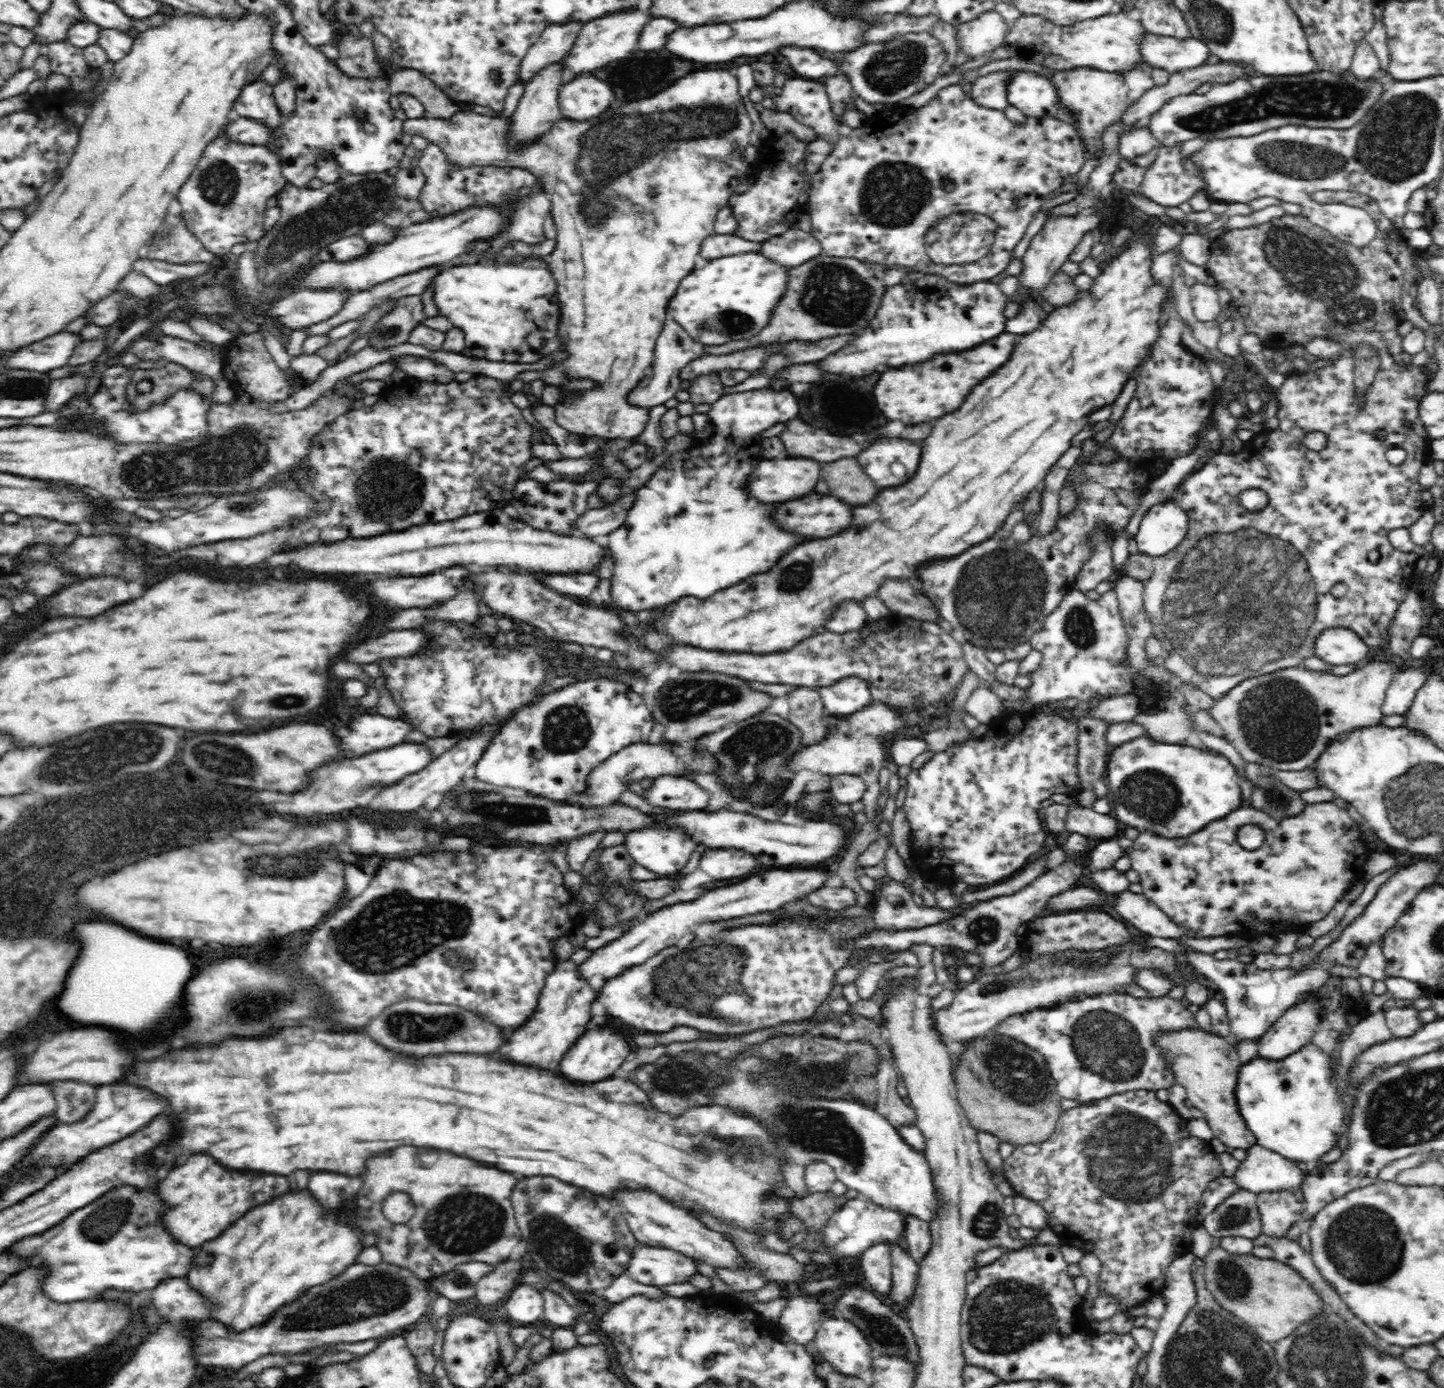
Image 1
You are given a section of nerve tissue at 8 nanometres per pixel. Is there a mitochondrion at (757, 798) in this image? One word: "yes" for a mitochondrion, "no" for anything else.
no

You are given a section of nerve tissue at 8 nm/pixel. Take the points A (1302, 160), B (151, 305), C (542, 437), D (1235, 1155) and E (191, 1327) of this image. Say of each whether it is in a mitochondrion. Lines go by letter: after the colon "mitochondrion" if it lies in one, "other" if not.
A: mitochondrion
B: other
C: other
D: other
E: other

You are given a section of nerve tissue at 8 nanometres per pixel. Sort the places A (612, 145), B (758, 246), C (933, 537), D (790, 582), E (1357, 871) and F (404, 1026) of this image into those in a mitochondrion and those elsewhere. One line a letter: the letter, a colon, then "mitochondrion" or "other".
A: mitochondrion
B: other
C: other
D: mitochondrion
E: other
F: mitochondrion

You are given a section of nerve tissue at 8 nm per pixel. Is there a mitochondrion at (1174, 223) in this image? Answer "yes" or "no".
no

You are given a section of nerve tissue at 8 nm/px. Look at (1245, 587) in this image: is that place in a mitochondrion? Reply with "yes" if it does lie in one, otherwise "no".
yes

